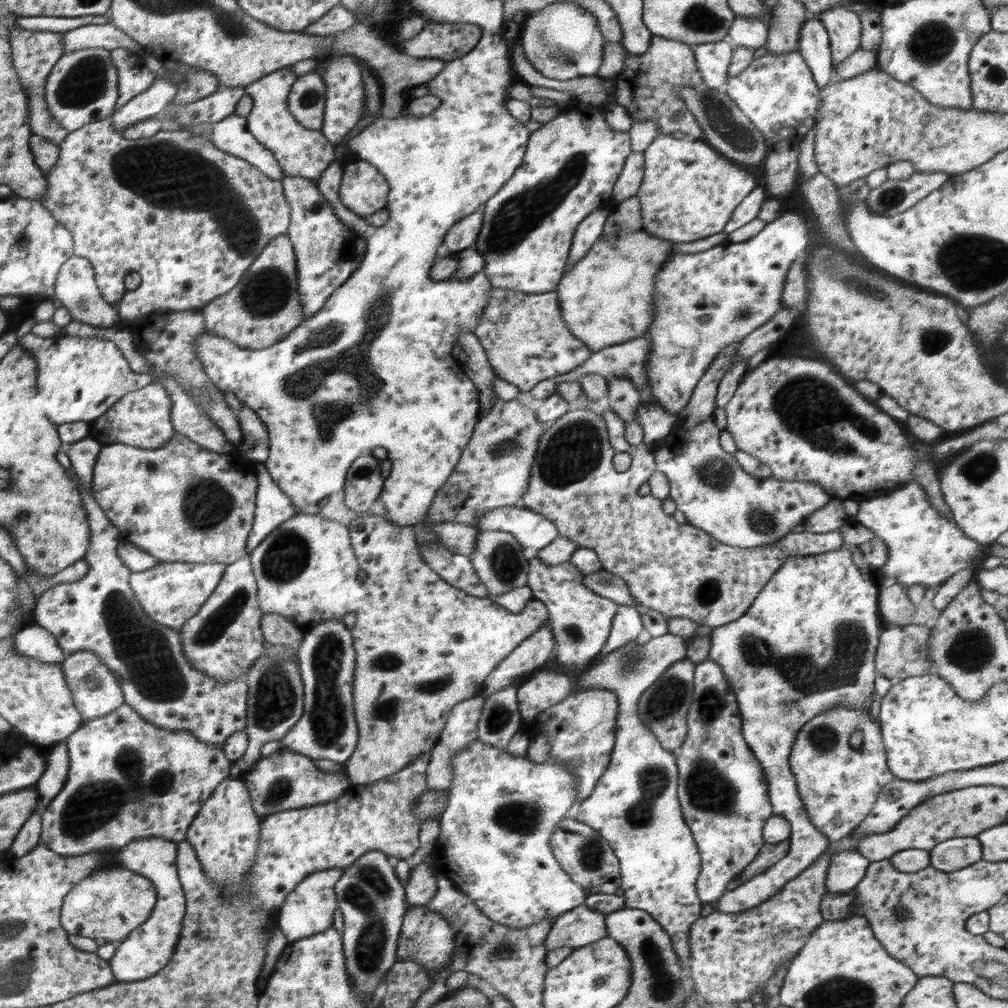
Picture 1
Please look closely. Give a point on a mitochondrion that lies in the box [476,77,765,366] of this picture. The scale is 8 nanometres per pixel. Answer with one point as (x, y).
(518, 216)

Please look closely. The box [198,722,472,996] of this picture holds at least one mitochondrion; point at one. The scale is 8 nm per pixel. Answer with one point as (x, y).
(370, 893)

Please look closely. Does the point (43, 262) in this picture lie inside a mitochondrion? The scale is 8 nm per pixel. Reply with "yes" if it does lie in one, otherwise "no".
no

